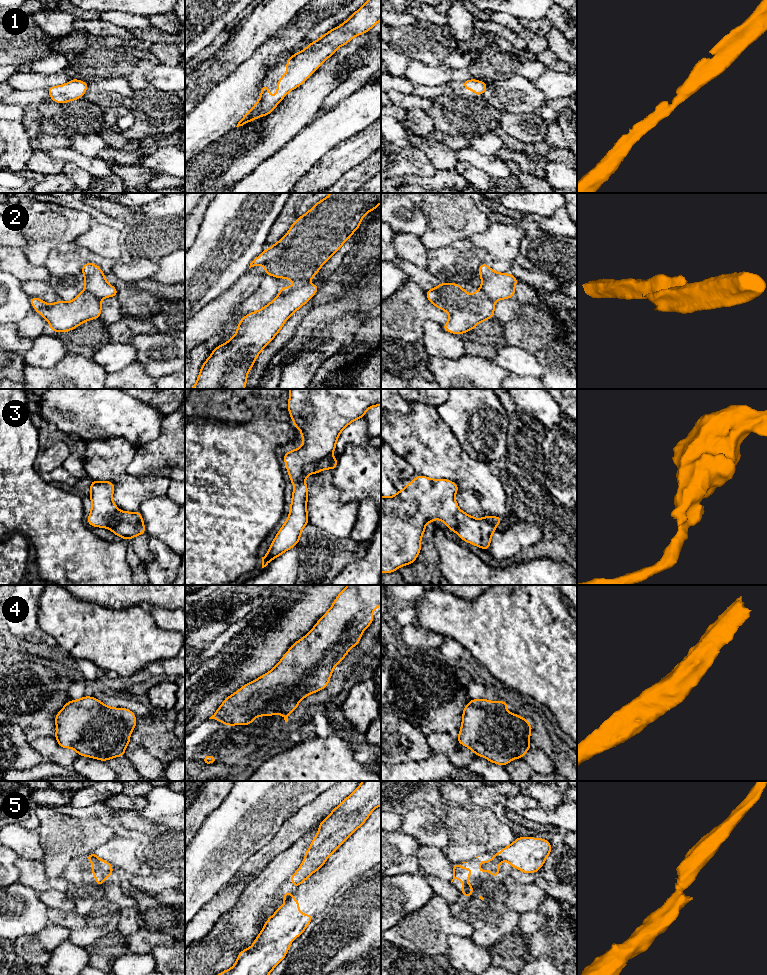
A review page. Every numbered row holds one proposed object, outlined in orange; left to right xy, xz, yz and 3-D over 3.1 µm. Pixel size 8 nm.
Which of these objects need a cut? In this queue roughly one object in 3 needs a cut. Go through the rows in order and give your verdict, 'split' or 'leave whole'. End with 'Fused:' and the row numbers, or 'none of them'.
1: leave whole
2: split
3: split
4: leave whole
5: split
Fused: 2, 3, 5

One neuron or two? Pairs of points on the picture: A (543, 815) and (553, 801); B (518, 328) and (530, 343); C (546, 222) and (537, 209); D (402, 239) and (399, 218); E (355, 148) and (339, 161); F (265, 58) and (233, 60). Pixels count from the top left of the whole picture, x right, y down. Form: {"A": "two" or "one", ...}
{"A": "two", "B": "one", "C": "two", "D": "two", "E": "one", "F": "two"}

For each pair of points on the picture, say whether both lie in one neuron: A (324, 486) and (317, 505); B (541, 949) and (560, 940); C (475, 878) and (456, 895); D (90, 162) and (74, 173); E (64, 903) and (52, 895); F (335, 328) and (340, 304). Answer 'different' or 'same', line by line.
A: same
B: same
C: different
D: different
E: same
F: different

